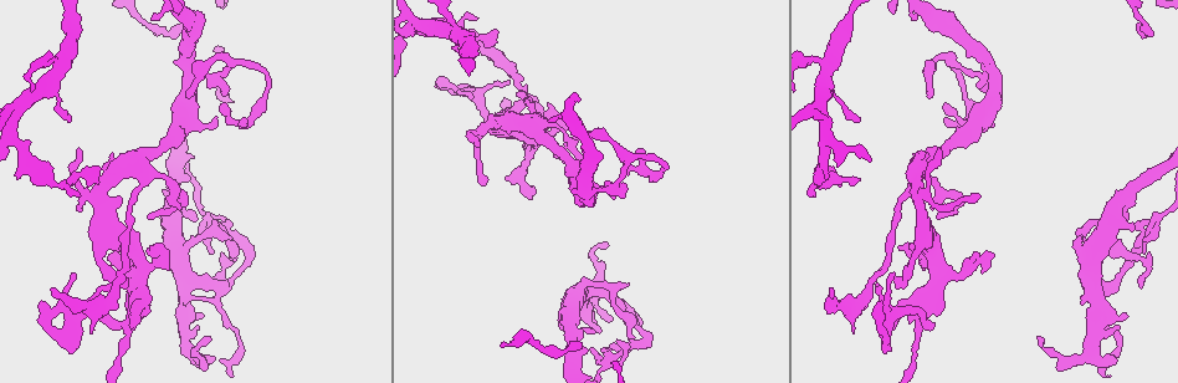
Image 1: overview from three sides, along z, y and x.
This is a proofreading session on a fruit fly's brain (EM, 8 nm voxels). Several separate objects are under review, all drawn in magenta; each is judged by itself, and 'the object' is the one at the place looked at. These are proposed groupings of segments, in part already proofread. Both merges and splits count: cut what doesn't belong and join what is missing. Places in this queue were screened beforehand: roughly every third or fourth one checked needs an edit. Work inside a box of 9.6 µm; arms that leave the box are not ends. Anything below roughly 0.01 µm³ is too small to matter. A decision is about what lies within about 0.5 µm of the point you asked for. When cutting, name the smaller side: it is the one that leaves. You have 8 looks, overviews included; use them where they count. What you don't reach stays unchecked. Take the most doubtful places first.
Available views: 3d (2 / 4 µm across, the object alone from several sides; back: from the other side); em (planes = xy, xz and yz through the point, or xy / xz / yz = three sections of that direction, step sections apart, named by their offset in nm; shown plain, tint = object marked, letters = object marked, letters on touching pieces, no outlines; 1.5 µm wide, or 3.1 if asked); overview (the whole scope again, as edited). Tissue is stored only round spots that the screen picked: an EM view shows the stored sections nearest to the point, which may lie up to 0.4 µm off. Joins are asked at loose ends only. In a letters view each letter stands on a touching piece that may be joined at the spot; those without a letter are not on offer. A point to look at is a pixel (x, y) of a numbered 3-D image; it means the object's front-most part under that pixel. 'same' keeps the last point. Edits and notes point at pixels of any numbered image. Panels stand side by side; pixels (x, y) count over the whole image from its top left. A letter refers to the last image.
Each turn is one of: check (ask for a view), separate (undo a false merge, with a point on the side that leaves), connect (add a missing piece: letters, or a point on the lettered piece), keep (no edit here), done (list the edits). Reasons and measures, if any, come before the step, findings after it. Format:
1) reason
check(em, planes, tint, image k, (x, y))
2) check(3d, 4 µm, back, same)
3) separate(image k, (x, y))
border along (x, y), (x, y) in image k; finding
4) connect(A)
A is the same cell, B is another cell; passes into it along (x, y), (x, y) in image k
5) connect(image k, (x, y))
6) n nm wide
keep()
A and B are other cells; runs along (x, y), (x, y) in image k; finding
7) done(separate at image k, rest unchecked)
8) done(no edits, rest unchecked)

an open end
check(em, xz, step 8, letters, image 1, (92, 334))

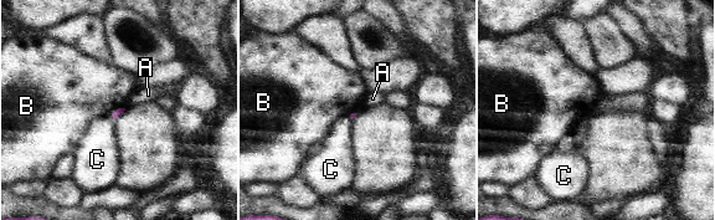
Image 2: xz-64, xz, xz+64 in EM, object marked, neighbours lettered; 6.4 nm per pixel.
another direction
check(em, planes, letters, same)

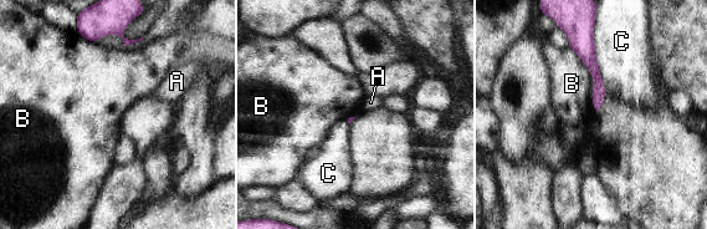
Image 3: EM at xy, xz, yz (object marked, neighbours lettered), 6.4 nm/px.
keep()
A, B and C are other cells; border along (569, 46), (592, 76), (597, 115) in image 3; no lettered piece goes on from it

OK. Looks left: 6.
check(3d, 4 µm, image 1, (1036, 338))

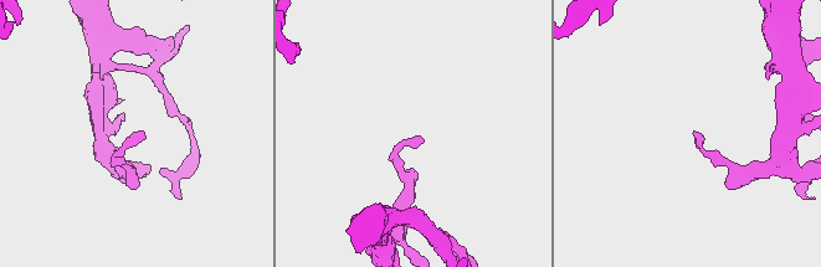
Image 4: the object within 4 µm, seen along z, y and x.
check(em, planes, letters, image 4, (142, 136))

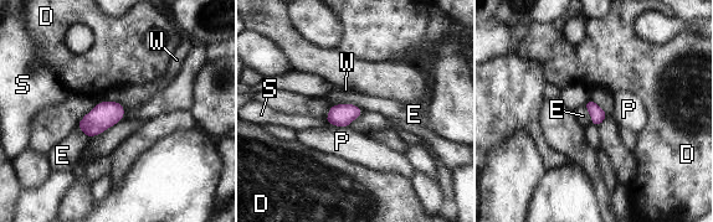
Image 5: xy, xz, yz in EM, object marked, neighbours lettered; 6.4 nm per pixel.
E touches over 220 nm
keep()
D, E, P, S and W are other cells; no lettered piece goes on from it

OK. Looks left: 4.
thin end
check(3d, 2 µm, back, image 1, (615, 345))

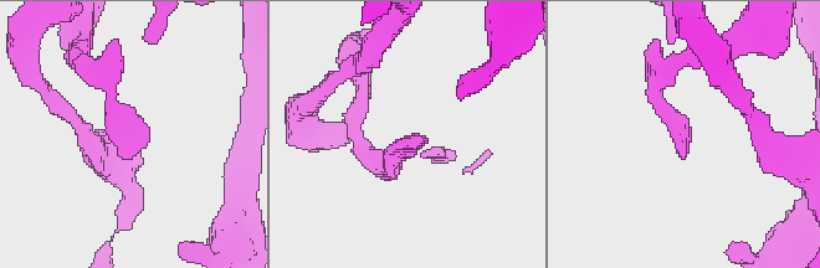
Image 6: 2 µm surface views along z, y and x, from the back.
check(em, planes, letters, image 6, (122, 157))

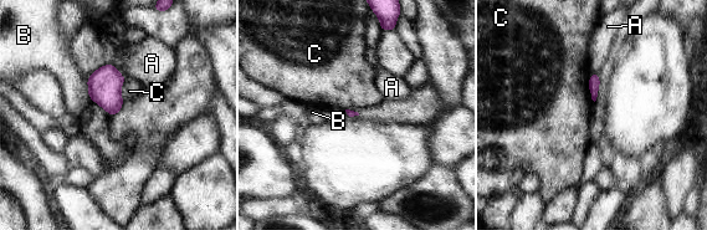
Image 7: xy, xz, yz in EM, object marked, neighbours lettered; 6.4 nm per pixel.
keep()
A, B and C are other cells; none of them fits

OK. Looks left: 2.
done(no edits, rest unchecked)

